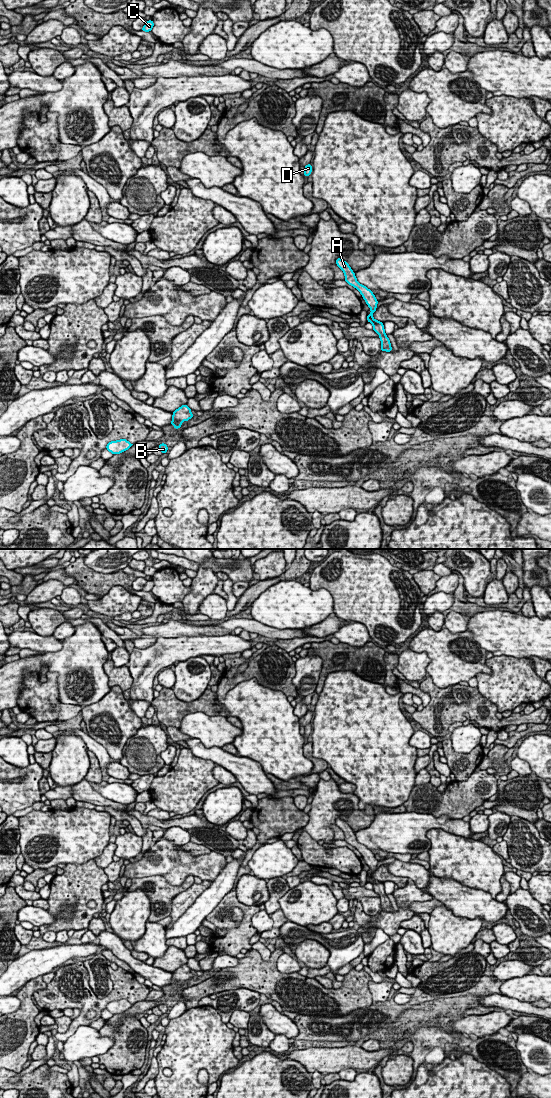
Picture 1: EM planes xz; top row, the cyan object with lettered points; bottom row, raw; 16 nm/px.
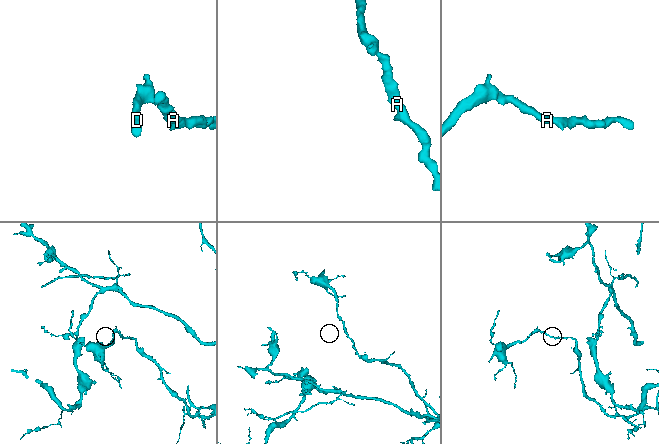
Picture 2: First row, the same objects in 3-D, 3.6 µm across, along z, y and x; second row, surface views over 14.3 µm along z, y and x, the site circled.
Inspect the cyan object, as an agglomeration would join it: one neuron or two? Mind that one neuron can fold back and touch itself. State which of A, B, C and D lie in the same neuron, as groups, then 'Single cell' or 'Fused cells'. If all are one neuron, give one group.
Groups: A B C D. Single cell

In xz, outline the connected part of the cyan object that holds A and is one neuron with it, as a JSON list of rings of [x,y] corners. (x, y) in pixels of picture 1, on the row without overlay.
[[[341,818],[336,819],[336,825],[344,832],[345,835],[345,841],[355,847],[364,858],[366,864],[369,866],[371,873],[367,875],[367,881],[370,882],[373,885],[373,890],[379,894],[379,898],[381,900],[381,911],[387,911],[391,912],[393,909],[391,908],[391,903],[389,898],[386,896],[383,882],[379,882],[378,880],[375,880],[372,875],[376,871],[376,867],[378,864],[377,859],[375,858],[375,855],[371,850],[369,850],[366,846],[361,845],[355,836],[355,833],[351,829],[351,827],[348,825],[347,822],[345,822]]]

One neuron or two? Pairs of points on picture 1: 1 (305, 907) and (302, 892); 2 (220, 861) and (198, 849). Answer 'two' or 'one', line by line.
1: one
2: two

